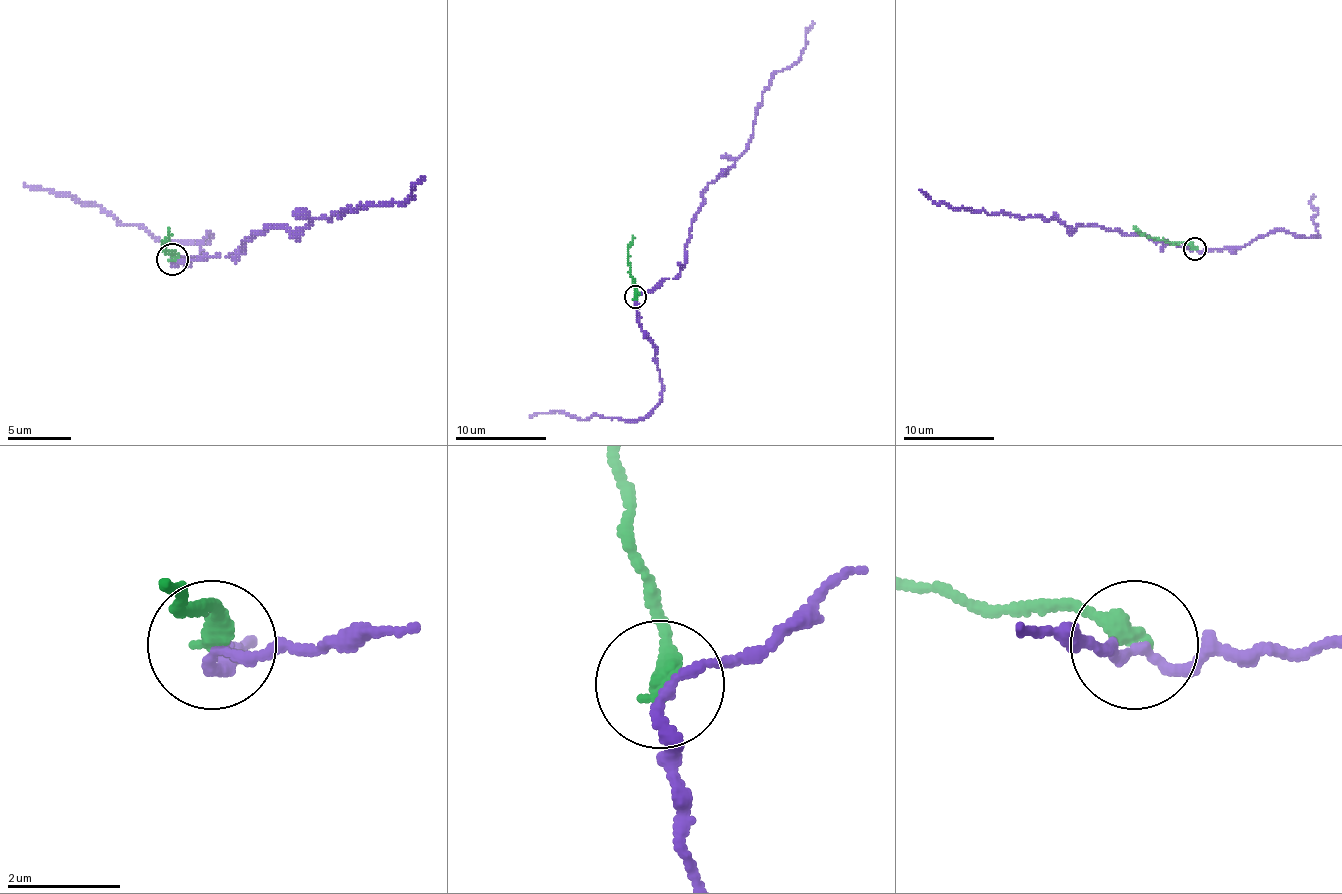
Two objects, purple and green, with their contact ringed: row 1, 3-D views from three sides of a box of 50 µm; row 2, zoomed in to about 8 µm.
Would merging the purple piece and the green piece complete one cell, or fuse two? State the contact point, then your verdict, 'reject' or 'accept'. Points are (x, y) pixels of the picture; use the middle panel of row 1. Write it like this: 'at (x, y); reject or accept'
at (635, 296); reject

